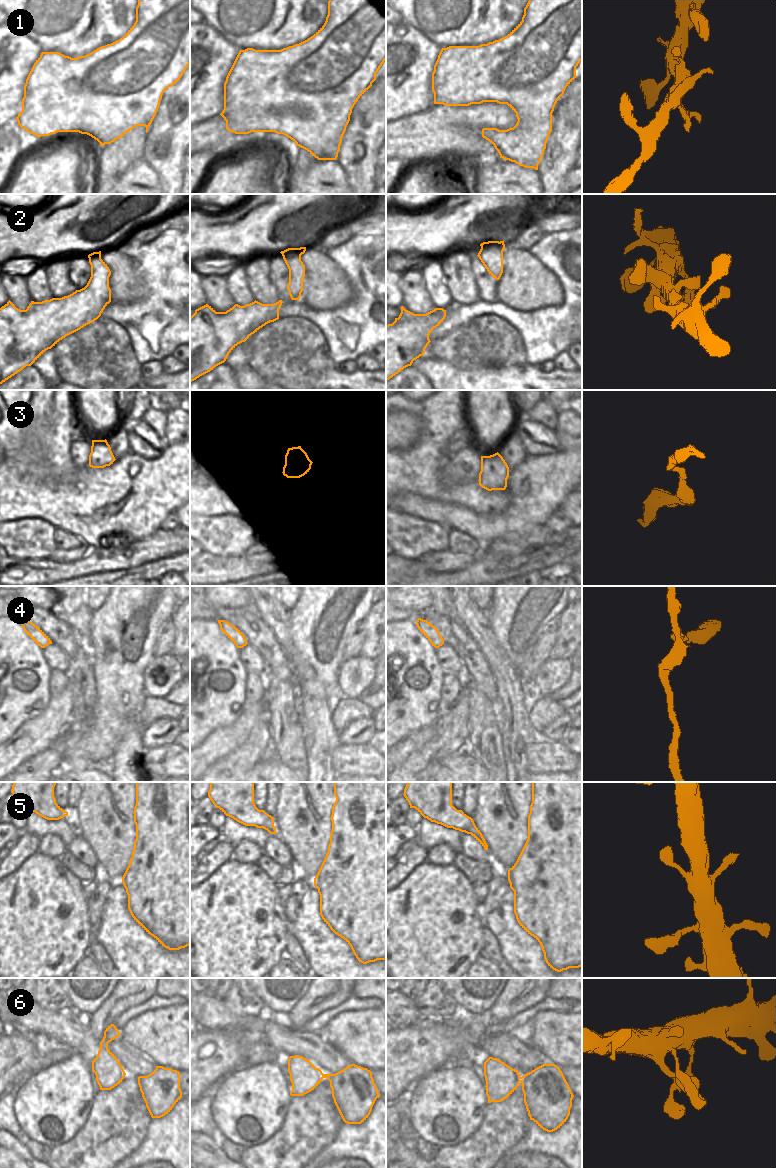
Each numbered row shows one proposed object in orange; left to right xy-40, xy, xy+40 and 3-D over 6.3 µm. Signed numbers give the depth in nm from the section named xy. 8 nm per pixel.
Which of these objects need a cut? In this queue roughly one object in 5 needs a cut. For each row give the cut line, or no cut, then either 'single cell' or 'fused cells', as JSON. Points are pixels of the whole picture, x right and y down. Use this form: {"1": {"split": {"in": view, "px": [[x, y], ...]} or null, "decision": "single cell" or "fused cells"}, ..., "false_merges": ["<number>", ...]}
{"1": {"split": null, "decision": "single cell"}, "2": {"split": null, "decision": "single cell"}, "3": {"split": null, "decision": "single cell"}, "4": {"split": null, "decision": "single cell"}, "5": {"split": null, "decision": "single cell"}, "6": {"split": null, "decision": "single cell"}, "false_merges": []}

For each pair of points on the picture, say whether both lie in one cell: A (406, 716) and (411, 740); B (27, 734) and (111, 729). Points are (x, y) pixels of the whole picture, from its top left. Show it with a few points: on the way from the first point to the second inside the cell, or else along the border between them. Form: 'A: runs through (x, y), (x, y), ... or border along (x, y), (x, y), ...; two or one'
A: border along (431, 724), (409, 733), (396, 744); two
B: border along (71, 723), (70, 727), (62, 734); two

